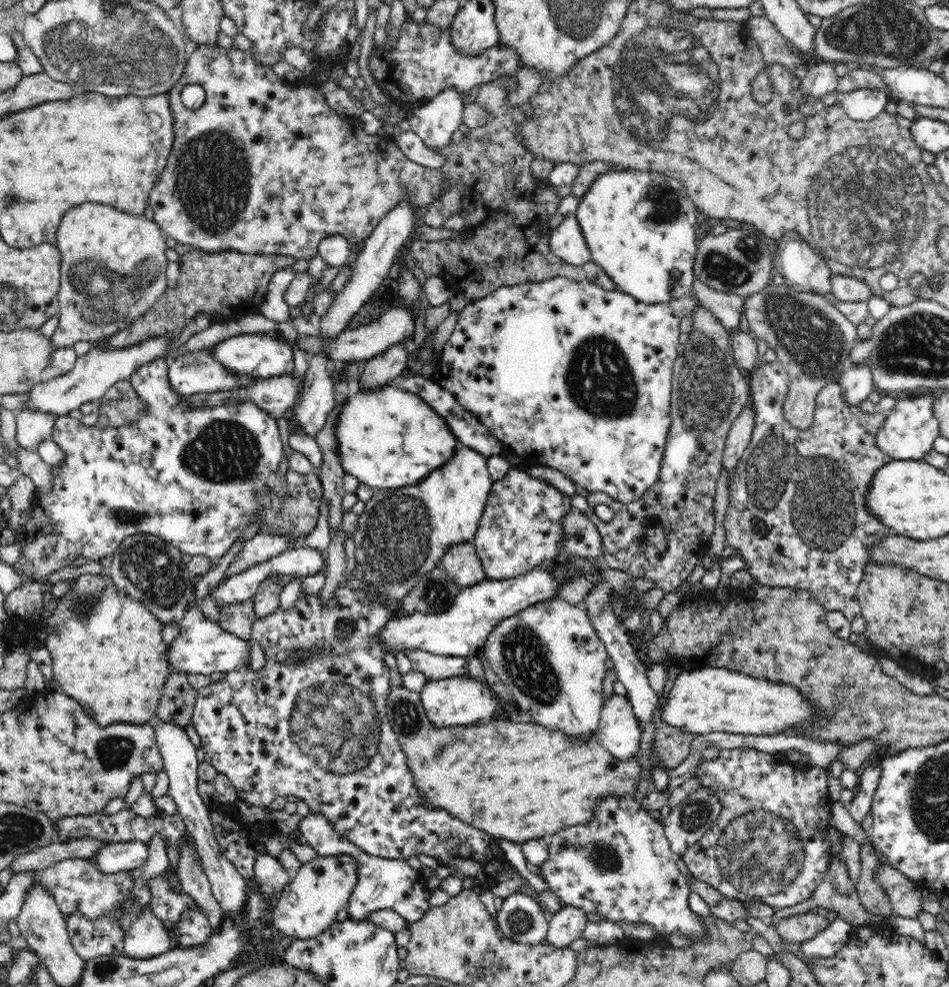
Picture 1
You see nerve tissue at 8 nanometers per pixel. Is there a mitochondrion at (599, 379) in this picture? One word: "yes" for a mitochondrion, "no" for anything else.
yes

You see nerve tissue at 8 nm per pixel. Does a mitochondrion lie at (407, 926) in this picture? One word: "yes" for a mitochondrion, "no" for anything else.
no

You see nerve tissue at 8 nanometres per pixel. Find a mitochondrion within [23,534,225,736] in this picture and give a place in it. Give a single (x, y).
(84, 606)

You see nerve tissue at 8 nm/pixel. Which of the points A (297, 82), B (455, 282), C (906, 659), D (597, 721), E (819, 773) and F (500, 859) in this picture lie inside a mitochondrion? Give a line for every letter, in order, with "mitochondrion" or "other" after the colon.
A: other
B: other
C: other
D: other
E: other
F: other

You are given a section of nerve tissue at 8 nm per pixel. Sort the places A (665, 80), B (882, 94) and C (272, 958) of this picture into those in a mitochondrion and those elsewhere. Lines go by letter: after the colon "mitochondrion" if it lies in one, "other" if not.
A: mitochondrion
B: other
C: other

